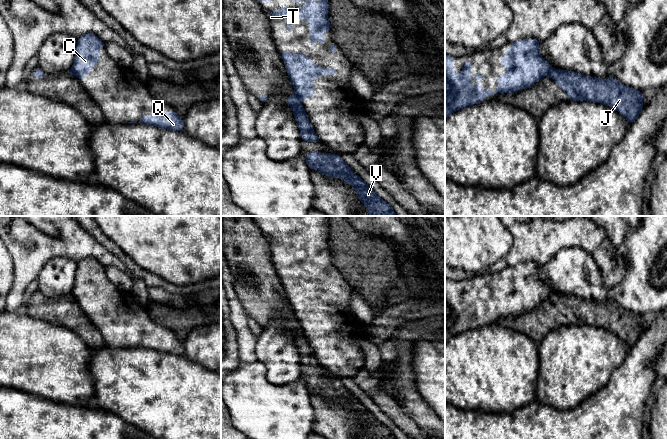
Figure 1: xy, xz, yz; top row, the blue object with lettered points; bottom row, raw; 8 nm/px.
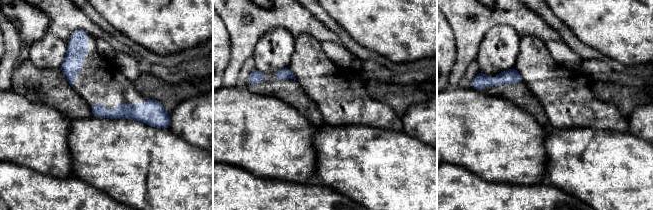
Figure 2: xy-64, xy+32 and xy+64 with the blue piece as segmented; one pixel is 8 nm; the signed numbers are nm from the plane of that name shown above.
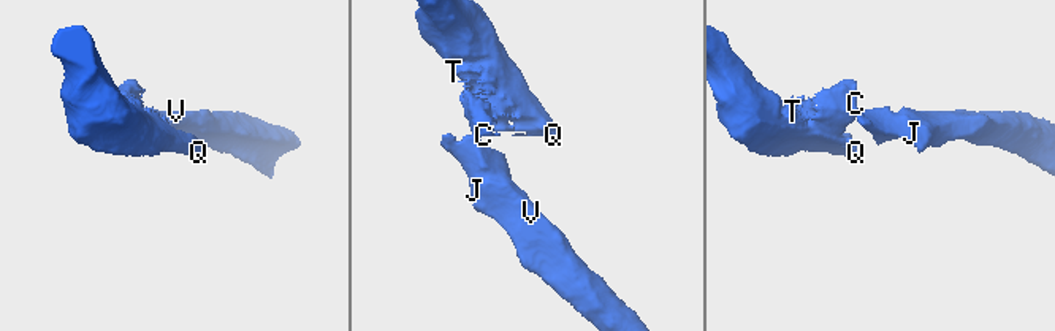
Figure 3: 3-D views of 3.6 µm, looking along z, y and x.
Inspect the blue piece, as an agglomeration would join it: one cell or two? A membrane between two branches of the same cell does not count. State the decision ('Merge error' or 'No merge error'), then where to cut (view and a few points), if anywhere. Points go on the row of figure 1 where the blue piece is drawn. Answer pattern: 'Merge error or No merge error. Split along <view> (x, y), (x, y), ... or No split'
Merge error. Split along yz (551, 70), (548, 74)

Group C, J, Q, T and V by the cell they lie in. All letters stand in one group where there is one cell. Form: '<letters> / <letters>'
C Q T / J V

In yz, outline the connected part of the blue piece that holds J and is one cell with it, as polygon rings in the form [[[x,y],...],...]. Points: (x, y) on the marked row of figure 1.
[[[553,69],[549,73],[550,77],[568,95],[572,101],[589,101],[608,105],[626,117],[628,124],[632,124],[643,108],[643,97],[639,90],[627,87],[610,77],[608,80],[596,77],[586,77],[574,71]]]

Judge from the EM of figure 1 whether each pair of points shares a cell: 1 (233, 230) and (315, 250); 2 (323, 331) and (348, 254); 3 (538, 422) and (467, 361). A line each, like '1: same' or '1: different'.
1: different
2: different
3: different

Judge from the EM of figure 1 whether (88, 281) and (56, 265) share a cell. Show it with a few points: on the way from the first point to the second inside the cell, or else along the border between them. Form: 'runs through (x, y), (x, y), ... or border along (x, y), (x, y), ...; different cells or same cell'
border along (77, 262), (75, 283), (70, 293); different cells

